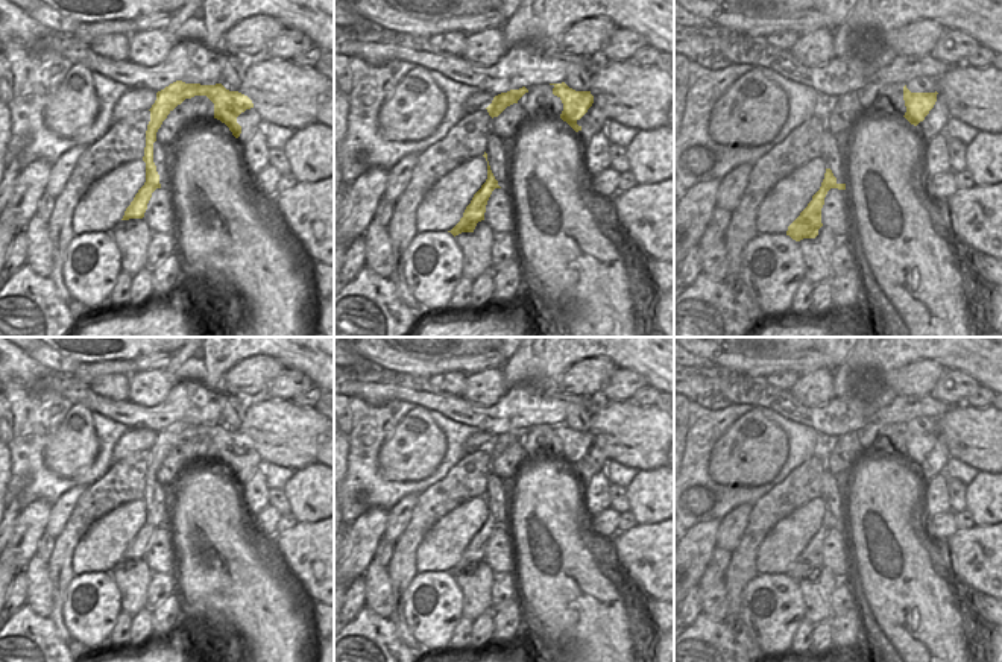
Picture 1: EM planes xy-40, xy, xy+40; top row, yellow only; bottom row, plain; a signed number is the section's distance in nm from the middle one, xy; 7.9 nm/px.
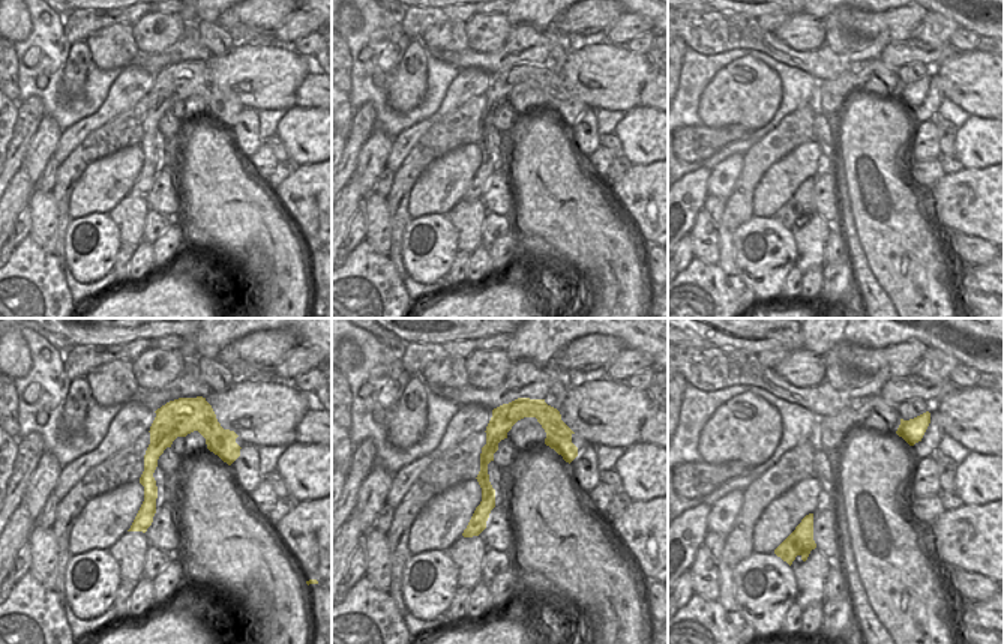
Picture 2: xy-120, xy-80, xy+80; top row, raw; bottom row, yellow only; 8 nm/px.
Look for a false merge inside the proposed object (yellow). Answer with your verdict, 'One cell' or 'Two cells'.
Two cells.

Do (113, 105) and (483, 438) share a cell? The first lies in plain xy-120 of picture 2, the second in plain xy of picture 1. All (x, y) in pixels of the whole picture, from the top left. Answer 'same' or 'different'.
same

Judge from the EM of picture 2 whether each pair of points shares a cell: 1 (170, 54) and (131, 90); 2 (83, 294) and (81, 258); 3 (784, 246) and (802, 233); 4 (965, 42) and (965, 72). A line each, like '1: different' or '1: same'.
1: different
2: different
3: different
4: different

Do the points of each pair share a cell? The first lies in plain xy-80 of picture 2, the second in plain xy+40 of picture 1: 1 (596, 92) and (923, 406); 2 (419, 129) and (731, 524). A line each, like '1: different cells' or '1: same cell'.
1: different cells
2: same cell

